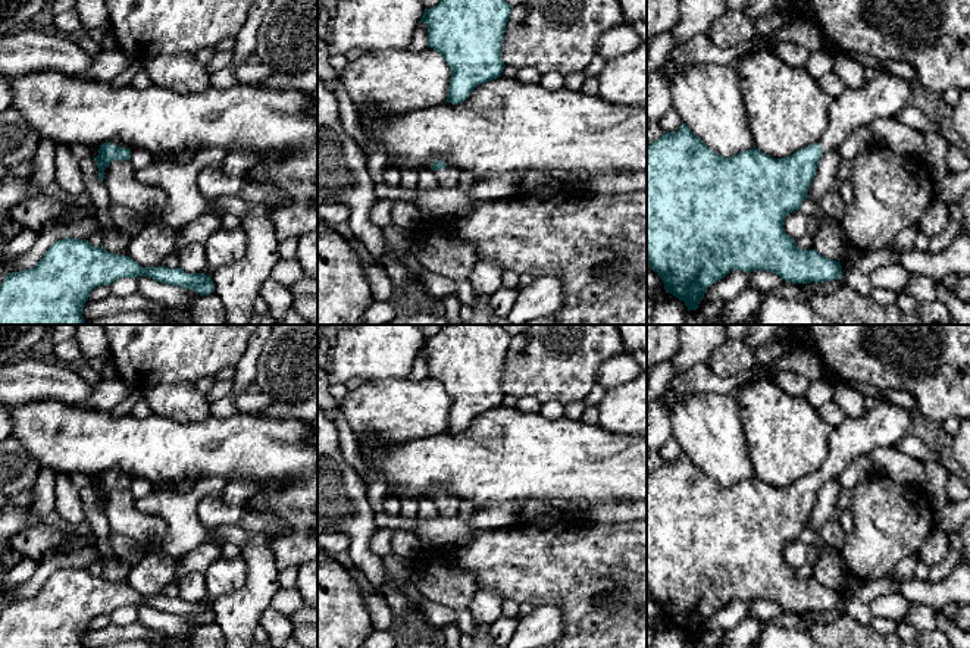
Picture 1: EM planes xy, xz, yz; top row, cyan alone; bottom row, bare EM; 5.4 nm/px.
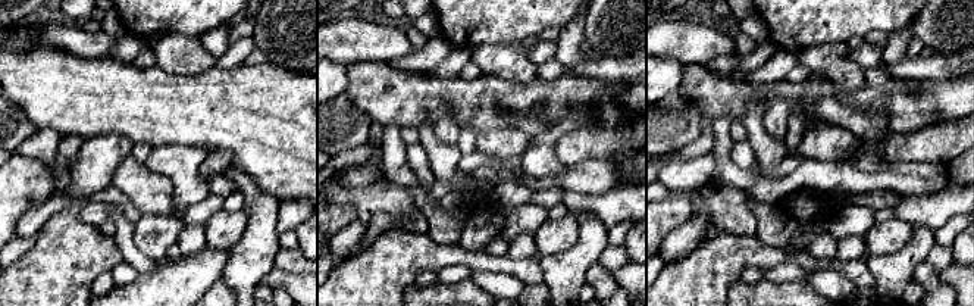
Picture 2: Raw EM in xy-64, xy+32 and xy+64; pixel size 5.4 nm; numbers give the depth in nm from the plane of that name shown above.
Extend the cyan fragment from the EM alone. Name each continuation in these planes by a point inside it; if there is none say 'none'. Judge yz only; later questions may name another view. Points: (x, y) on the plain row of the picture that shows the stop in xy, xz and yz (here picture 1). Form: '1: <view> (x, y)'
1: yz (884, 426)

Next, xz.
1: xz (447, 506)

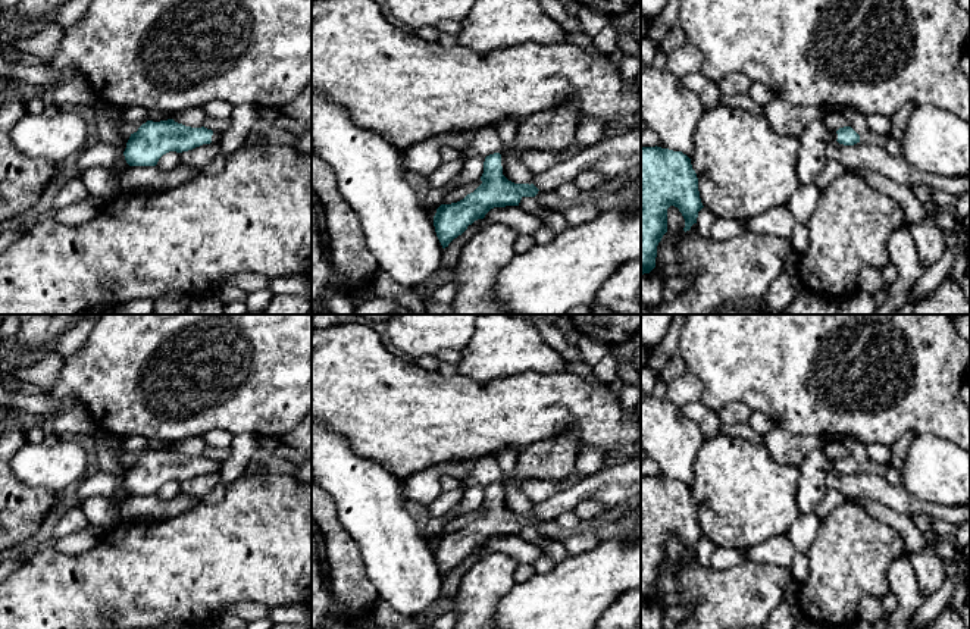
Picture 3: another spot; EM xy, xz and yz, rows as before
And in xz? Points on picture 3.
1: xz (612, 487)

